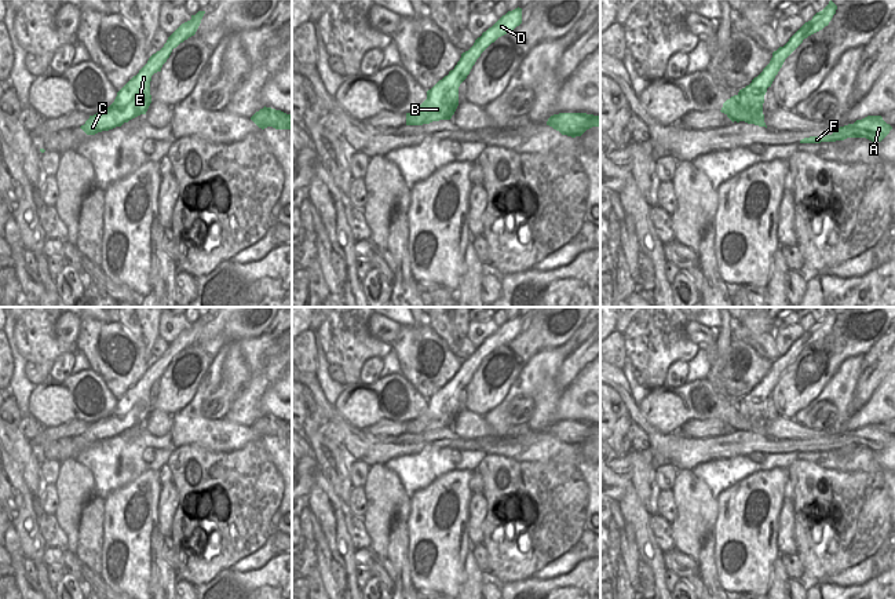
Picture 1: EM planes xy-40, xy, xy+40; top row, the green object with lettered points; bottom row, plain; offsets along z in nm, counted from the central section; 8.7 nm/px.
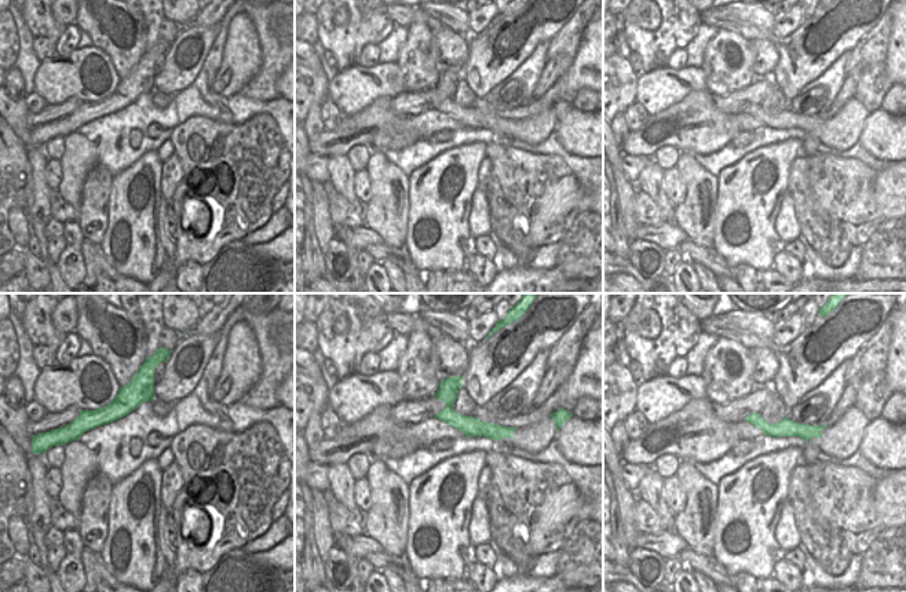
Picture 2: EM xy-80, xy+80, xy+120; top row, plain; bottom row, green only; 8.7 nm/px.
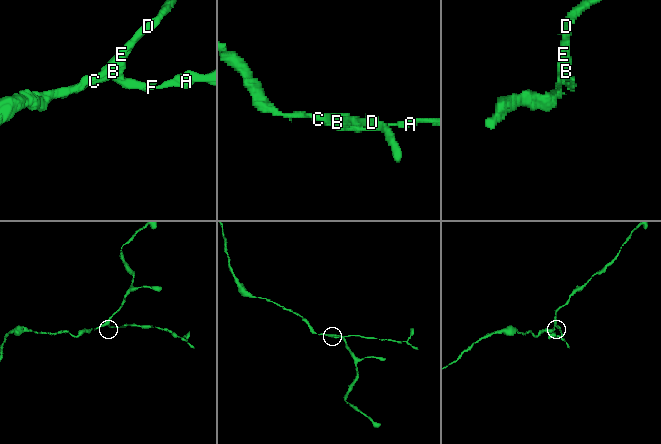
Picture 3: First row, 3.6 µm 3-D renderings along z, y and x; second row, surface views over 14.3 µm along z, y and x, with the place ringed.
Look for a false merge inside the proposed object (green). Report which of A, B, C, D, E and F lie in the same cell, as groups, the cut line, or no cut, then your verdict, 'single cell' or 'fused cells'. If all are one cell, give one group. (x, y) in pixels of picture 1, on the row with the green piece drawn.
A F / B C D E; cut in xy+40 along (735, 95), (735, 102), (742, 109), (749, 113), (762, 114); fused cells

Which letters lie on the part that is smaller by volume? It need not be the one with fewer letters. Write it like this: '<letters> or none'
A, F

